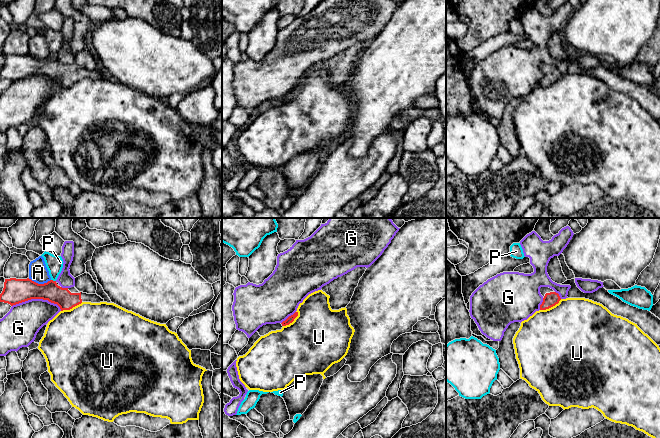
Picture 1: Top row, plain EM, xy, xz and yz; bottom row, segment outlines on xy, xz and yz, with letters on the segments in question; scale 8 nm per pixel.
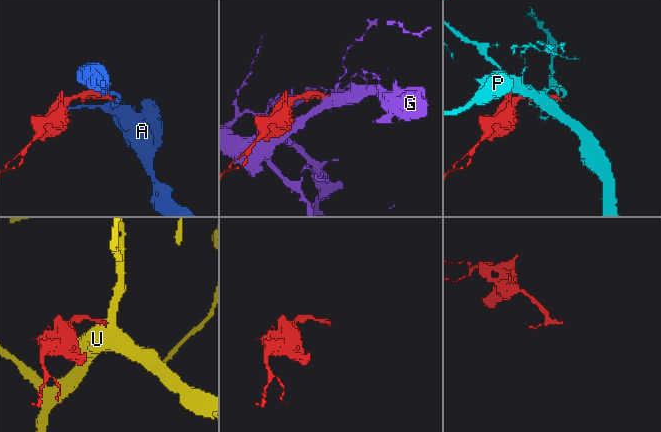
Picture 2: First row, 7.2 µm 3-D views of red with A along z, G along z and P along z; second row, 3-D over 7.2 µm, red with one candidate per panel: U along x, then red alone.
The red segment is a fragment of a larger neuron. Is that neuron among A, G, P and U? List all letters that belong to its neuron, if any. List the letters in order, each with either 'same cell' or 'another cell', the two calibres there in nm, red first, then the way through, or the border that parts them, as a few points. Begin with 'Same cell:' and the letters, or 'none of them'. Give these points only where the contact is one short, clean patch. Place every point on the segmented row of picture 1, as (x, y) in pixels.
Same cell: none of them
A: another cell; calibres 200 and 160 nm
G: another cell; calibres 200 and 300 nm
P: another cell; calibres 180 and 140 nm
U: another cell; calibres 110 and 500 nm; border yz (561, 299), (554, 305), (540, 310)

